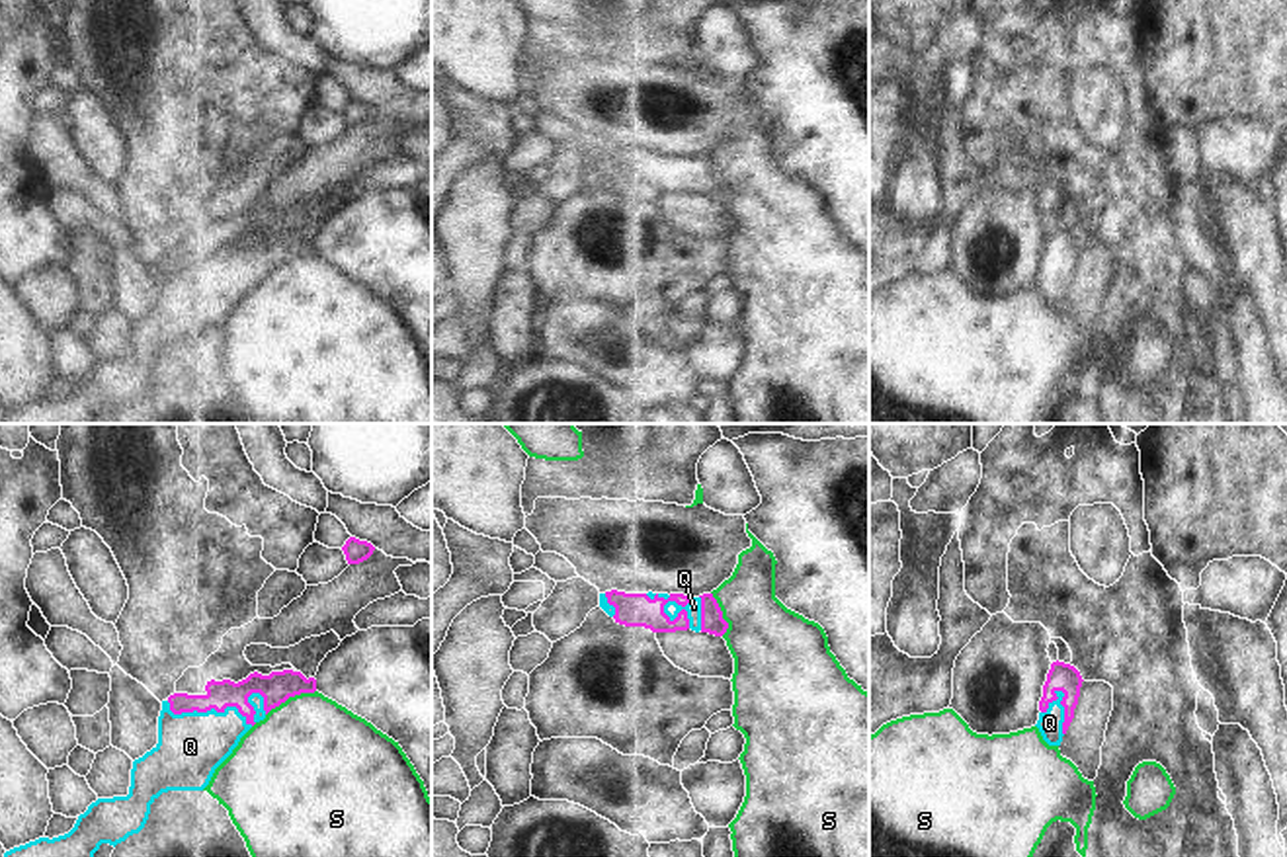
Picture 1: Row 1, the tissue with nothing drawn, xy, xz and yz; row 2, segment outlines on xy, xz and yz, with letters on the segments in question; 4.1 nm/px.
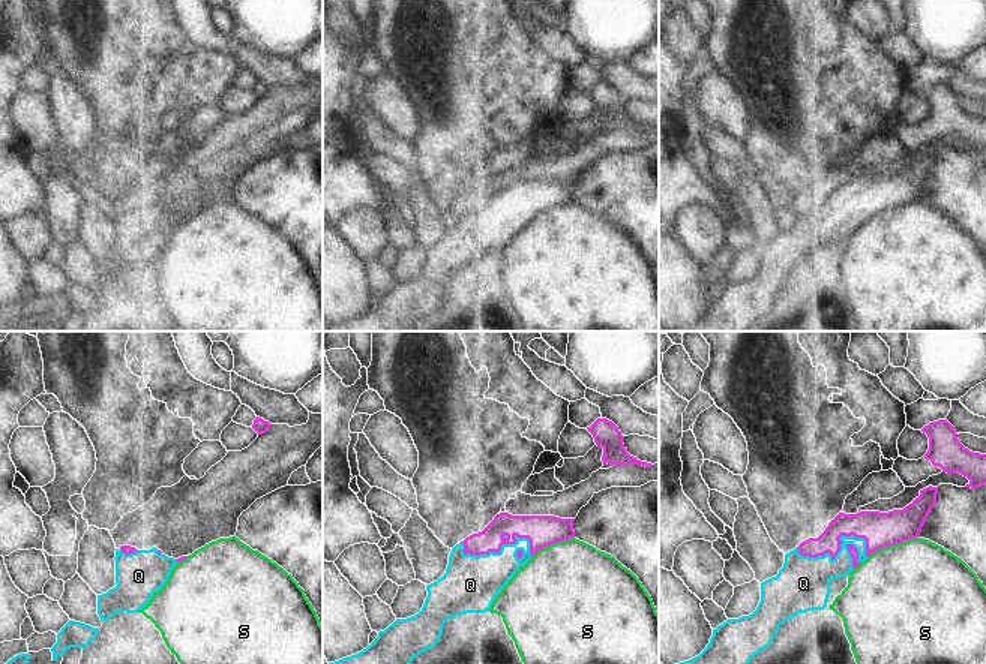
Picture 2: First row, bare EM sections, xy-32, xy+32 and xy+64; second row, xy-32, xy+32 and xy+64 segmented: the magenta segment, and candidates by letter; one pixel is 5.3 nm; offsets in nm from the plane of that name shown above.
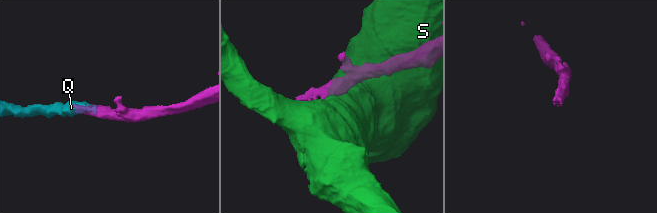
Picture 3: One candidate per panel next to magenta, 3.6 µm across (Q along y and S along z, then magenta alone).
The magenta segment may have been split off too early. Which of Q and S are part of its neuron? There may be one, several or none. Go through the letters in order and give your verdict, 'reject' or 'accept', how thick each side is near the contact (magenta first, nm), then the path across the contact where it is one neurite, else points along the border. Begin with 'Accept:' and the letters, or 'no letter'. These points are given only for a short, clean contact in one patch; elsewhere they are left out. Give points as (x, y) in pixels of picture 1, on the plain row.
Accept: Q
Q: accept; calibres 130 and 280 nm
S: reject; calibres 130 and 460 nm

